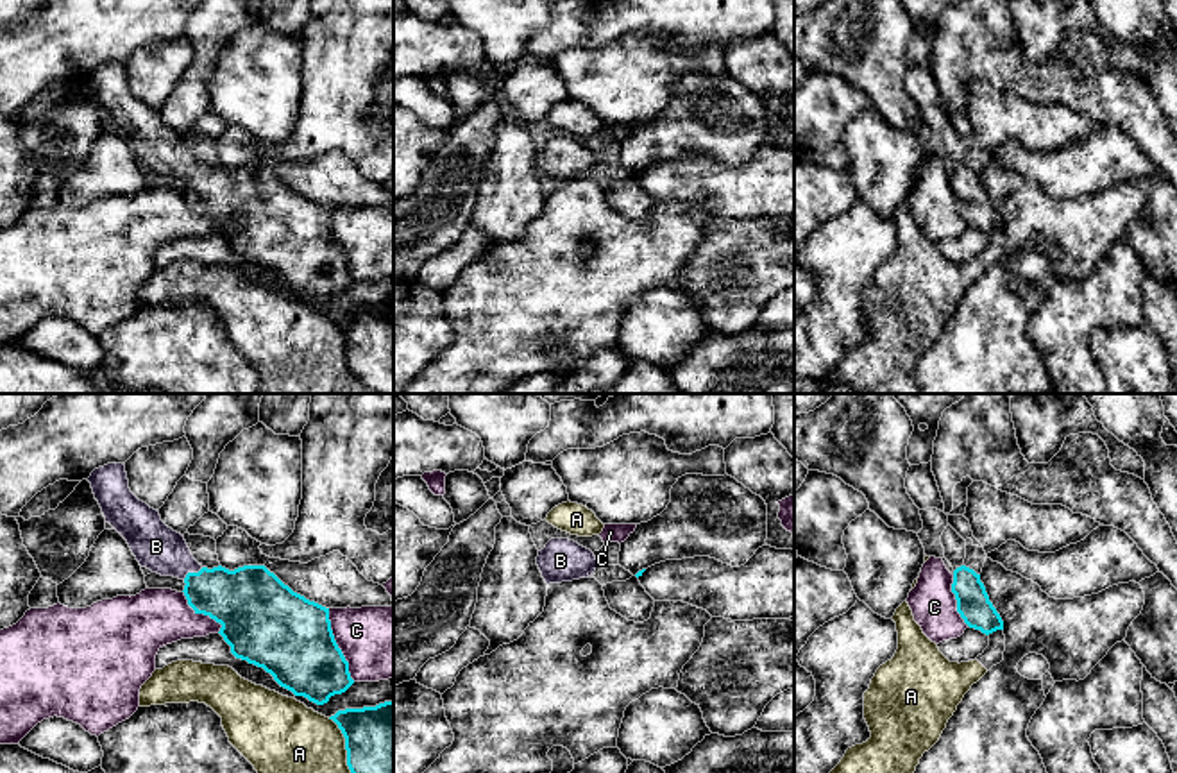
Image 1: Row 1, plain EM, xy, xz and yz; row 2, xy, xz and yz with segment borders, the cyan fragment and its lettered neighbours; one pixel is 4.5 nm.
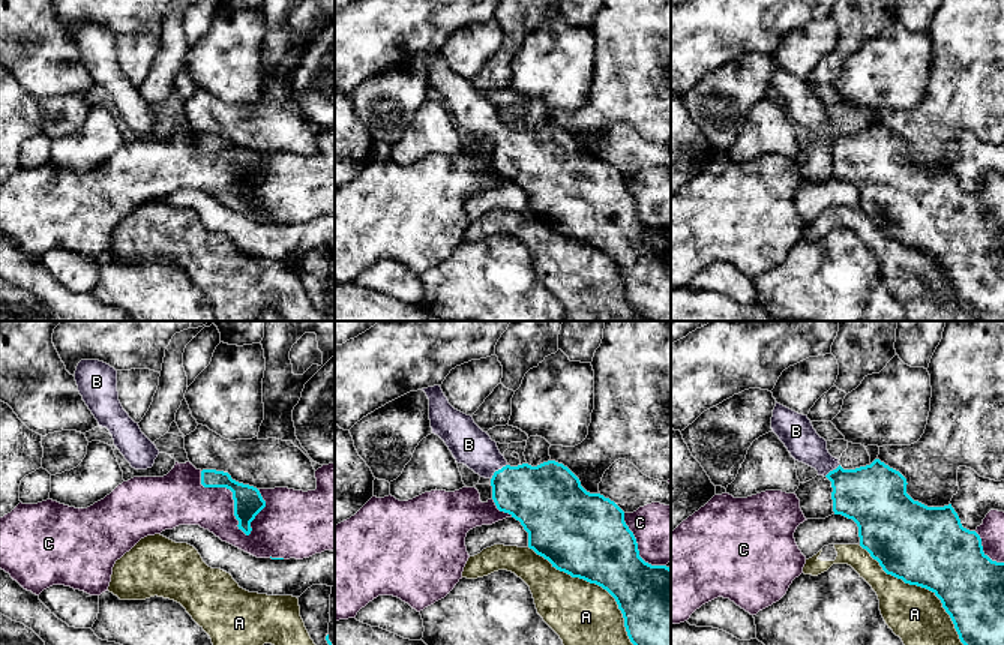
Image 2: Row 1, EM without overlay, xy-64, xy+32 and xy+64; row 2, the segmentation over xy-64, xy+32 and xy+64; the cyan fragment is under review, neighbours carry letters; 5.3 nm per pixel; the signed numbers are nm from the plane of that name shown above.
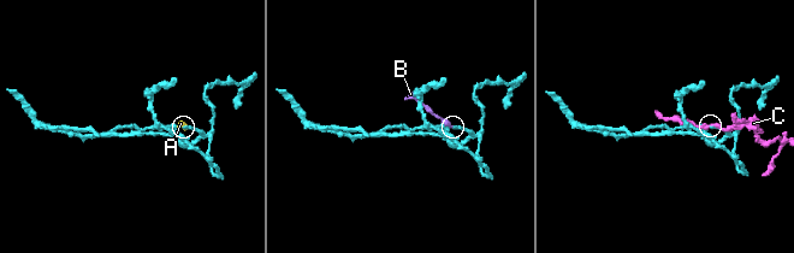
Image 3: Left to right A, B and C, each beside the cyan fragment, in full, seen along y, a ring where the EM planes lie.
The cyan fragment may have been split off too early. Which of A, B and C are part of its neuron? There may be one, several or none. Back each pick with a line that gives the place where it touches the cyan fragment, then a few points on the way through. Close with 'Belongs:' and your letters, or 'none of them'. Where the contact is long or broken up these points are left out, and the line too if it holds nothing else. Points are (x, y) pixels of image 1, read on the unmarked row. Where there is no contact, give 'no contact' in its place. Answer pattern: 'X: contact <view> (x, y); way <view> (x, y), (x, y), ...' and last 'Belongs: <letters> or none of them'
B: contact xy (192, 172); way xy (240, 199), (211, 192), (192, 172), (156, 145)
Belongs: B

